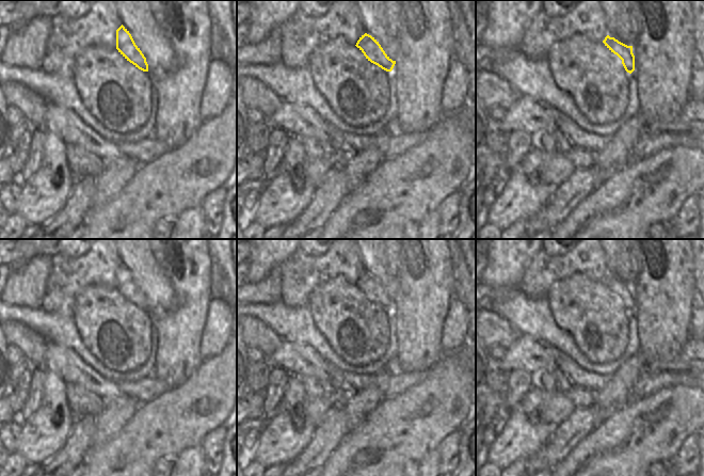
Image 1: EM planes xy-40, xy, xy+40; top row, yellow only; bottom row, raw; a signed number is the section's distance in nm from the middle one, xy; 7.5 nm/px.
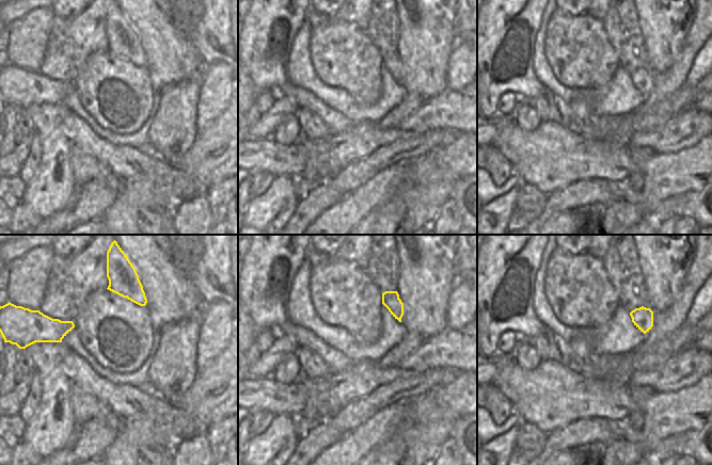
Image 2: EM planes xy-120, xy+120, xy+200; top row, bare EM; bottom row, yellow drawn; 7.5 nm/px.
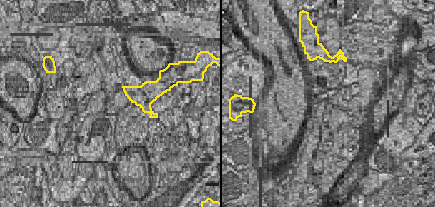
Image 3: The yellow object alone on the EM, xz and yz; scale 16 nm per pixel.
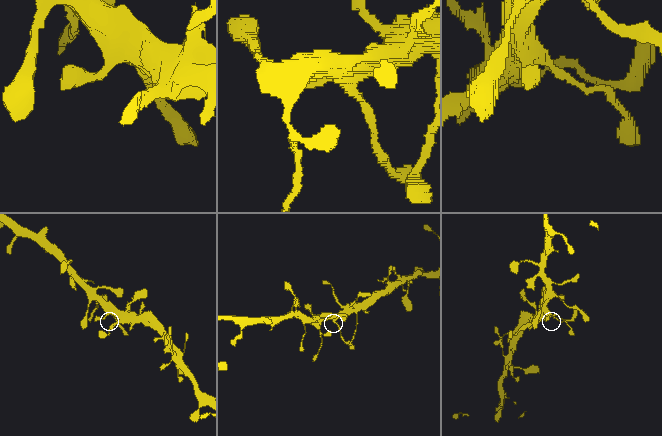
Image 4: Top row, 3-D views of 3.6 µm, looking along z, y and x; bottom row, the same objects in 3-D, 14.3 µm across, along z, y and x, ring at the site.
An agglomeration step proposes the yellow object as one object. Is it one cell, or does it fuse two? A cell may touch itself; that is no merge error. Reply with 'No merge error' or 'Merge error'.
No merge error.

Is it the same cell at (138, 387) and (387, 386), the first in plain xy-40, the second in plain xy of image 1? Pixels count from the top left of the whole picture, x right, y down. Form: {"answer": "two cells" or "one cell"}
{"answer": "one cell"}

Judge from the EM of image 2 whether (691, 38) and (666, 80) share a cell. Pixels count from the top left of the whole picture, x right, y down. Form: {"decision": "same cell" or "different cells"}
{"decision": "same cell"}

